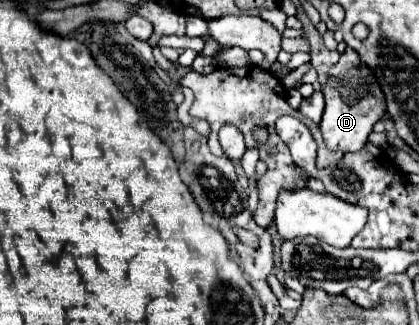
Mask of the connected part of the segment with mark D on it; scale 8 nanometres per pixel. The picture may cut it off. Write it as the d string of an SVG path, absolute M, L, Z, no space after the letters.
M347 49L341 55L339 63L329 71L329 81L323 87L323 95L325 113L319 127L327 149L343 153L359 151L367 143L367 135L371 133L373 125L385 113L385 97L377 79L353 49Z

